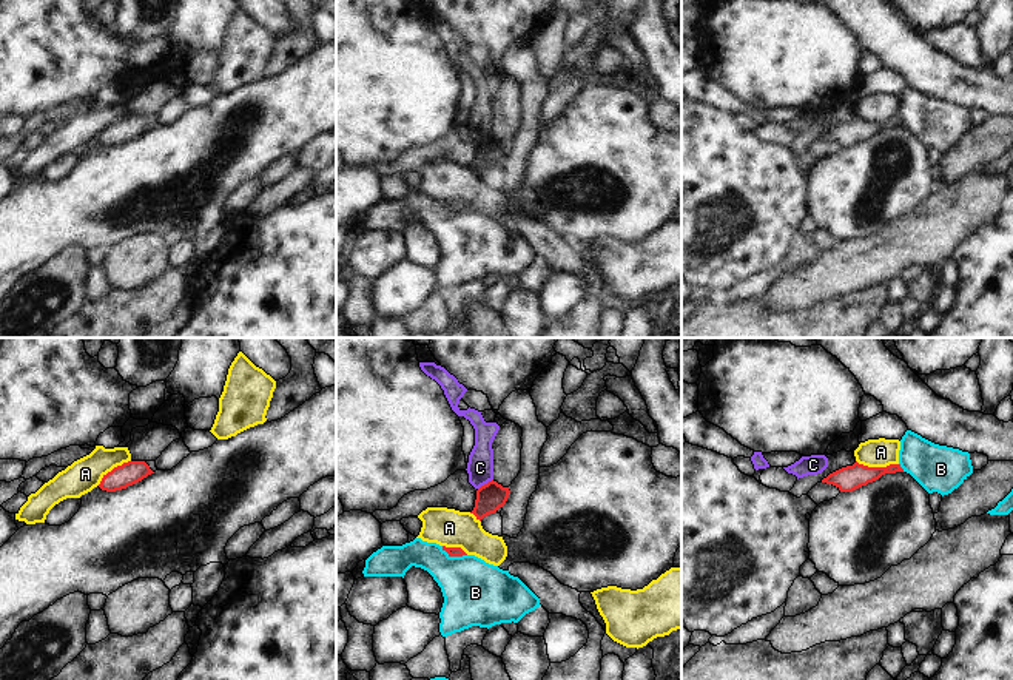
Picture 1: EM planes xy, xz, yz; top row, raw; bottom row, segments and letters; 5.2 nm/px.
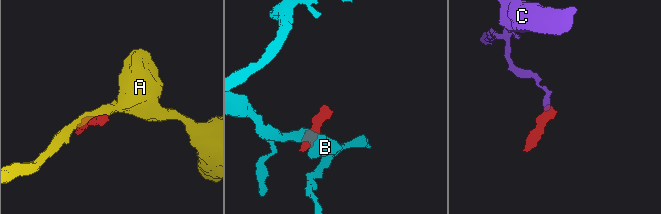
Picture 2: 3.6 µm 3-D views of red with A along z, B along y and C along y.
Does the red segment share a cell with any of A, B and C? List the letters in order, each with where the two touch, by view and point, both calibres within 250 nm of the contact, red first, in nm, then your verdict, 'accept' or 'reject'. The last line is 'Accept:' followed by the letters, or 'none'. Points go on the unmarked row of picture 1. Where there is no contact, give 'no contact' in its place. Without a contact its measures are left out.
A: yz (878, 122) | 130/150 nm | reject
B: xz (454, 210) | 50/340 nm | reject
C: xz (484, 139) | 150/140 nm | reject
Accept: none

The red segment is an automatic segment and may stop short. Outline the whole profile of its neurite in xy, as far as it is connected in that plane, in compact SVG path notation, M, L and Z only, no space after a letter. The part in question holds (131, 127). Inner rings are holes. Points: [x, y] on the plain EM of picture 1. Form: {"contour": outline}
{"contour": "M128 116L103 130L99 142L106 146L116 146L133 140L148 130L154 128L145 116Z"}

